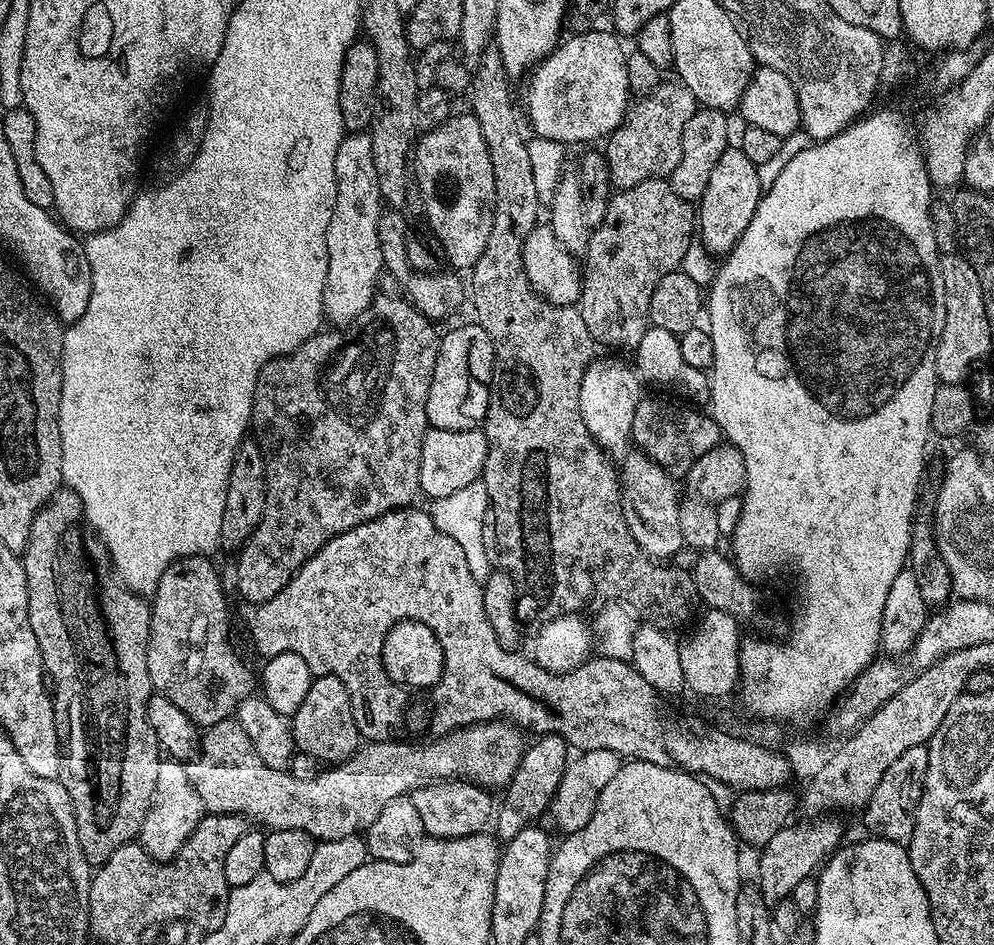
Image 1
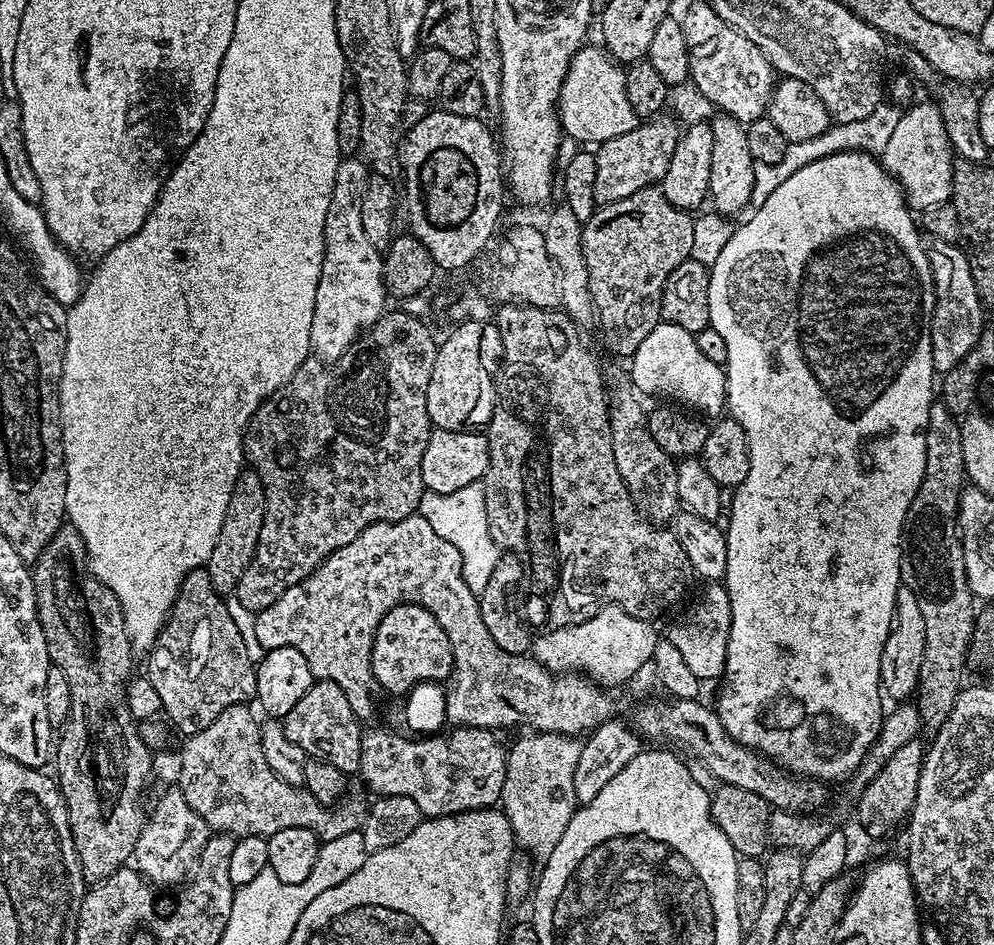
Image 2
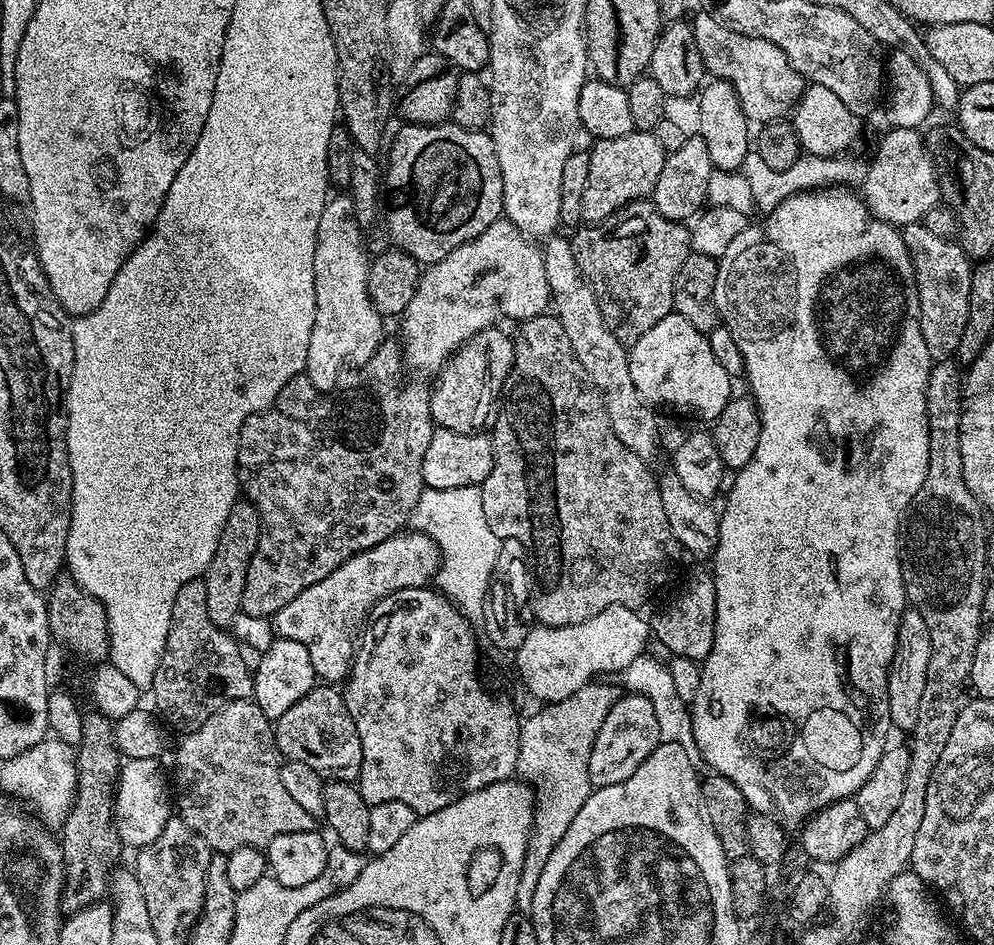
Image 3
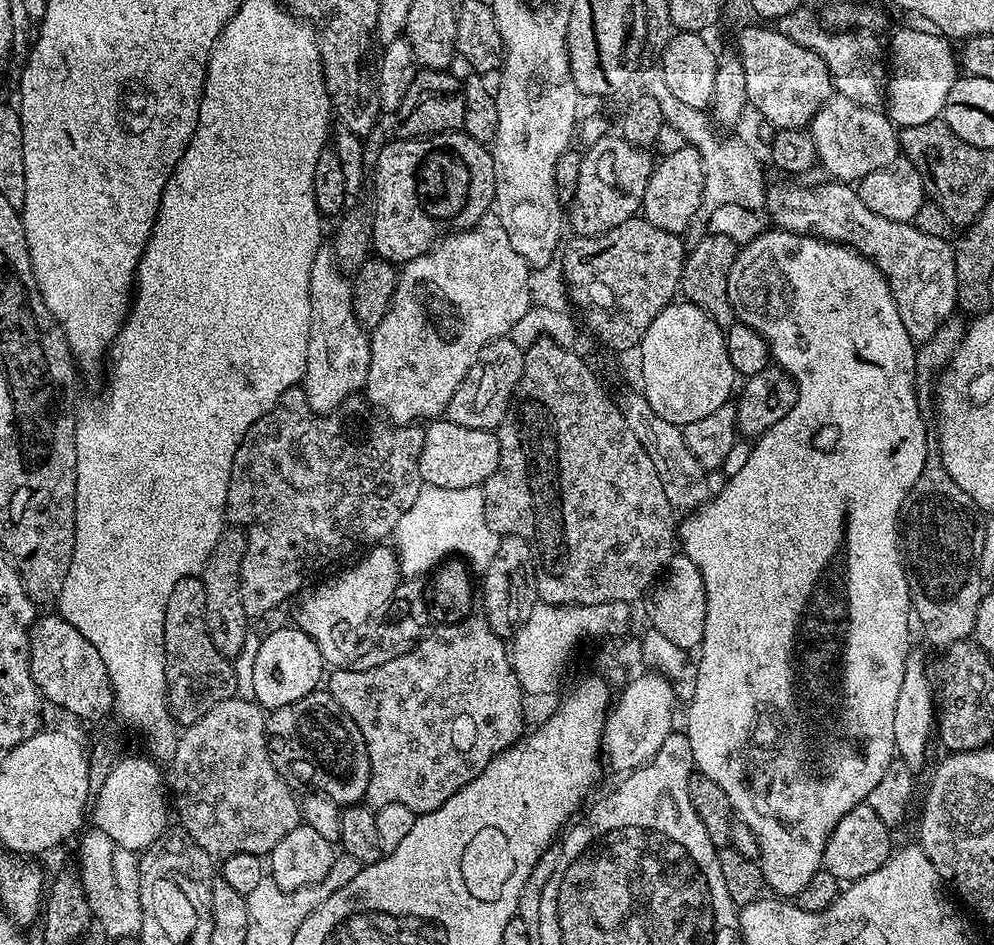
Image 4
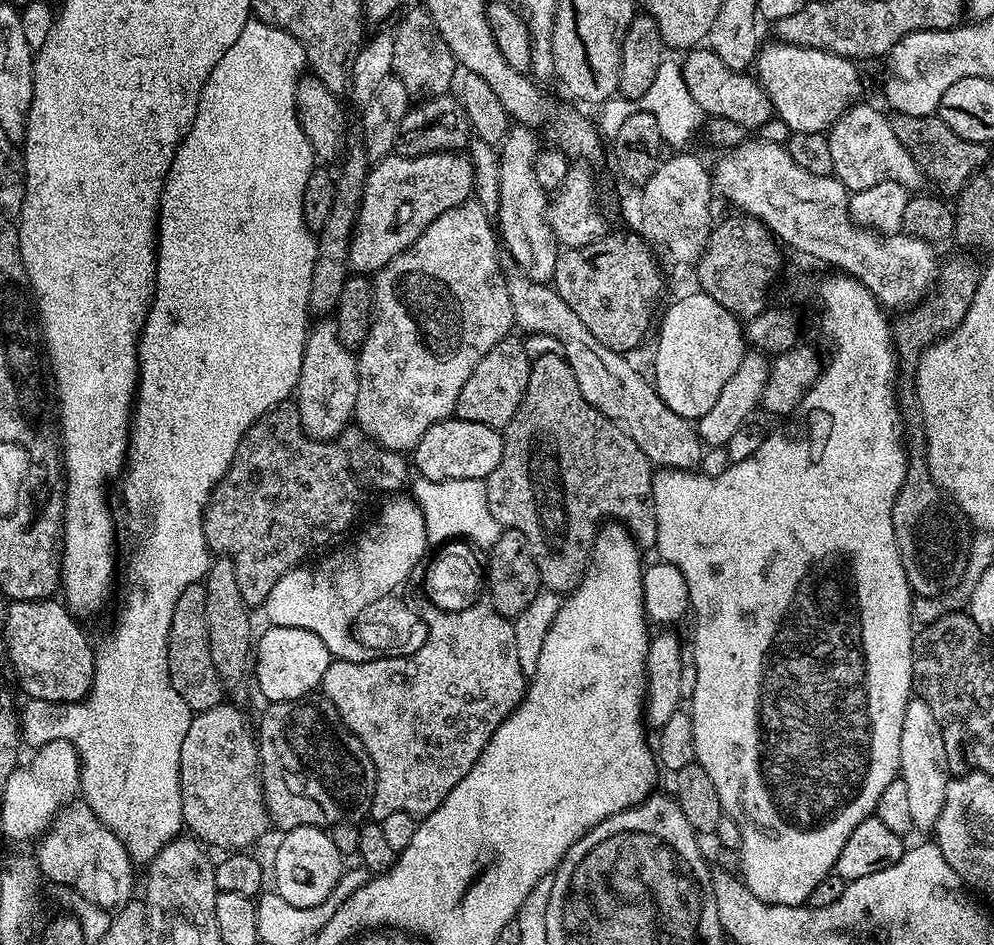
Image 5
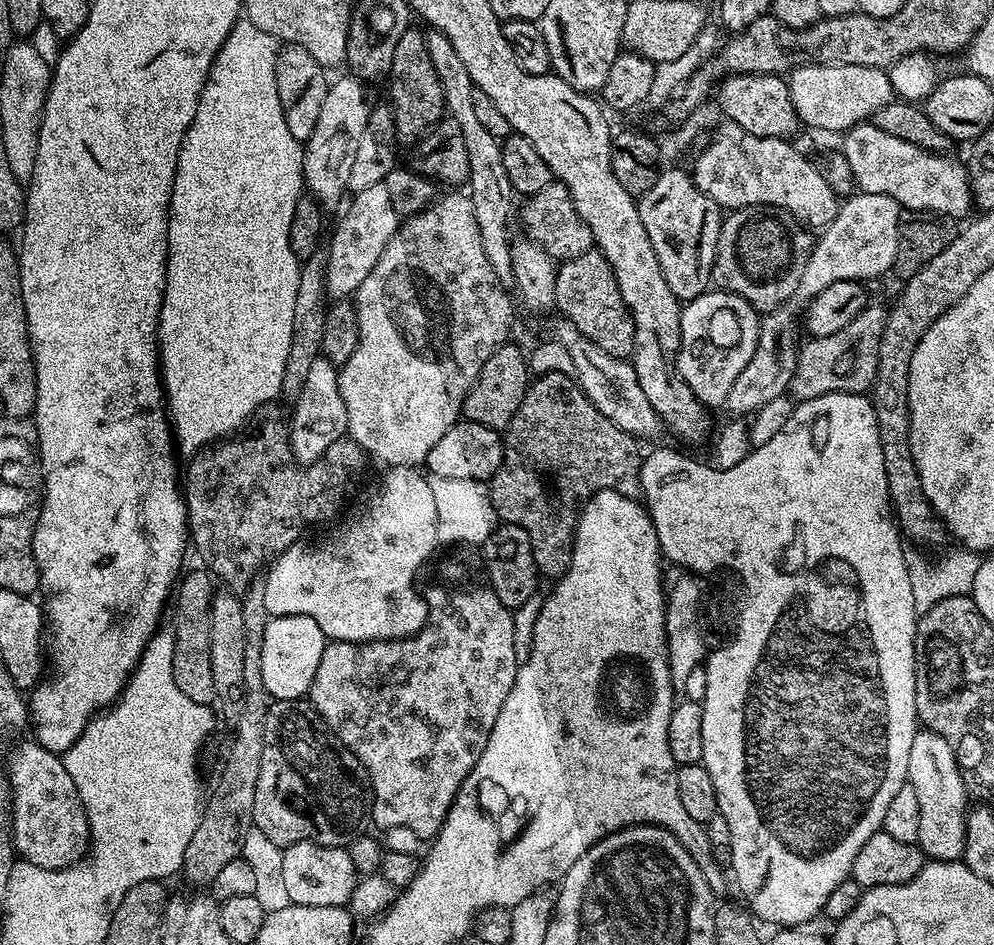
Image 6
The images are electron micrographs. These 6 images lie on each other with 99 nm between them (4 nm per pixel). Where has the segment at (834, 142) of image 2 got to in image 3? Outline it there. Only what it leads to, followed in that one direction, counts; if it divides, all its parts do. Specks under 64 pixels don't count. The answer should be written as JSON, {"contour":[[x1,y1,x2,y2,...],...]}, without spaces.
{"contour":[[750,150,744,159,742,173,752,191,755,207,761,213,767,214,773,212,786,198,799,192,817,191,831,186,863,187,868,165,865,159,854,158,852,154,845,156,802,154,798,162,794,162,789,169,775,171,763,161,760,154]]}

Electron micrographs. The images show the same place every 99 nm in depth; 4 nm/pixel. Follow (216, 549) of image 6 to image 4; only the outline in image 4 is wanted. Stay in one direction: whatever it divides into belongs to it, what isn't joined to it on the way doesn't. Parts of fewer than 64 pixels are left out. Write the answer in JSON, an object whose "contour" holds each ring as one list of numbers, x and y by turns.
{"contour":[[300,386,286,390,286,394,282,394,282,398,278,398,274,407,266,414,262,414,262,418,258,418,258,422,254,422,254,426,250,426,250,430,244,435,244,440,238,446,236,456,232,459,232,477,228,487,228,507,226,509,227,519,233,525,243,528,244,533,248,535,248,548,245,550,240,580,242,605,249,618,264,616,267,612,274,611,279,604,286,603,288,599,291,601,305,587,303,584,307,582,308,576,314,575,323,564,328,564,331,560,338,559,339,556,348,556,351,552,356,551,359,553,369,546,379,545,381,542,387,541,384,540,387,536,389,539,395,533,402,514,406,514,406,510,410,510,410,506,414,506,422,487,420,455,423,441,424,428,419,423,397,426,386,422,384,417,368,403,367,399,361,398,359,395,351,396,346,402,339,404,335,412,327,414,315,412,310,406,310,402,306,402,306,394,303,387]]}

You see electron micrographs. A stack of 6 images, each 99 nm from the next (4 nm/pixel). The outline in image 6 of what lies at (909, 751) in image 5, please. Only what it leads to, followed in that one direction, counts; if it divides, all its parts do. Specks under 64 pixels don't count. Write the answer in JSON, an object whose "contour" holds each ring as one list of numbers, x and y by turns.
{"contour":[[917,731,914,746,910,746,907,783,912,784,918,793,916,844,920,851,925,857,934,860,960,860,964,855,970,803,966,776,956,759,956,750,952,744,936,732]]}

